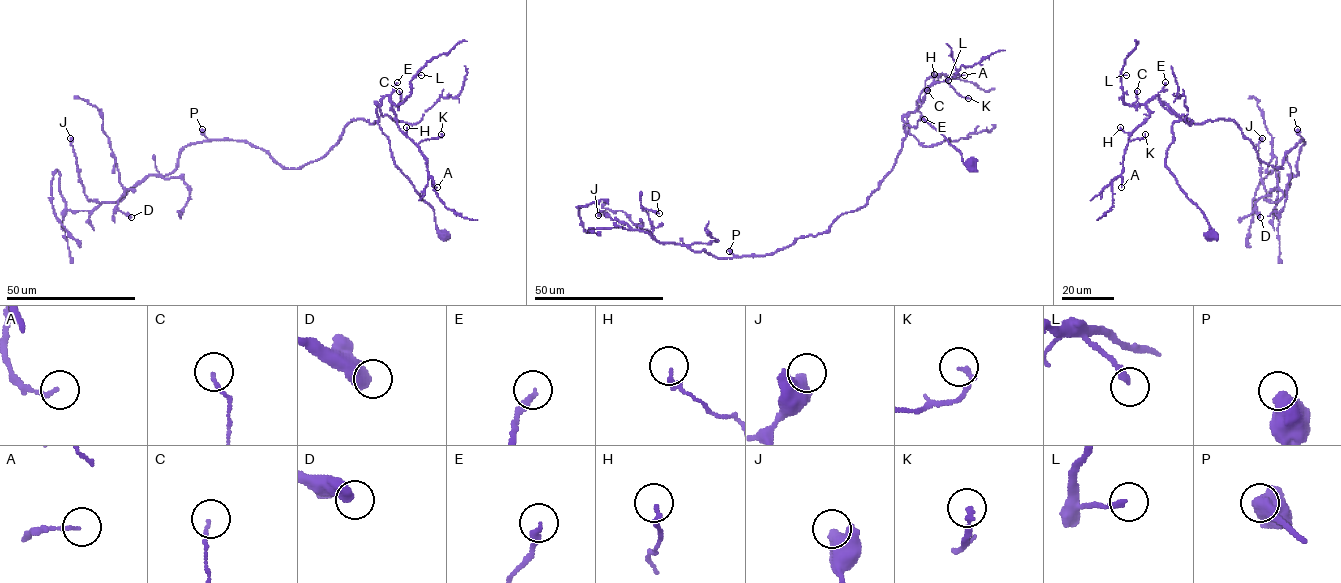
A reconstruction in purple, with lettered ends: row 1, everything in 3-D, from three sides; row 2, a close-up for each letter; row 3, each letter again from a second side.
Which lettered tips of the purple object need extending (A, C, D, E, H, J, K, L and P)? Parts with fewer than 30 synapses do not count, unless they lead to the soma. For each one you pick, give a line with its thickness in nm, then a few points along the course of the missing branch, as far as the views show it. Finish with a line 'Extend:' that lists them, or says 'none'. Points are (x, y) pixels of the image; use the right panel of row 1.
Extend: none

